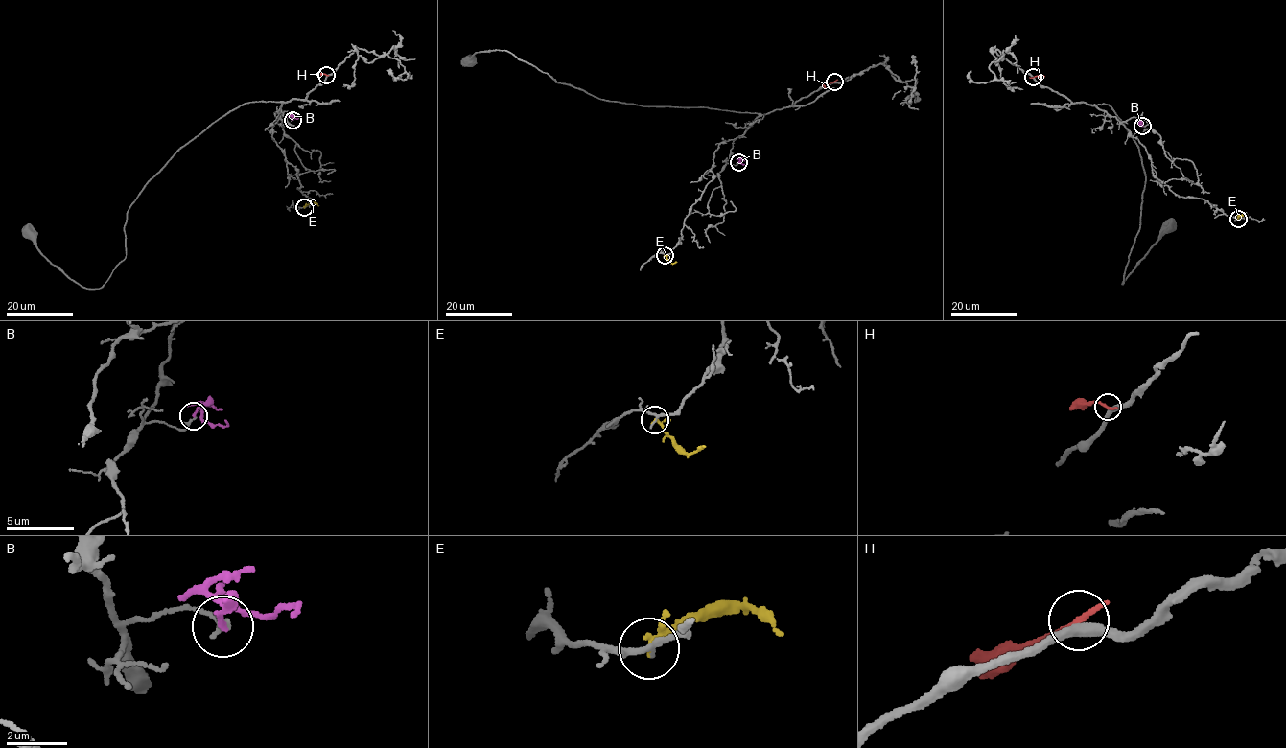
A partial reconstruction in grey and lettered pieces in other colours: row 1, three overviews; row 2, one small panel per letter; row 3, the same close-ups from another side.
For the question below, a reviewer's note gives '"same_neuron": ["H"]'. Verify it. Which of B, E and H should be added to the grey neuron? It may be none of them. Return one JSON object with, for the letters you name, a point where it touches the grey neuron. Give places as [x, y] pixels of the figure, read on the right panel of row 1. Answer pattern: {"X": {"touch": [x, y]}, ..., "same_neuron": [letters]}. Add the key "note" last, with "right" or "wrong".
{"same_neuron": [], "note": "wrong"}

